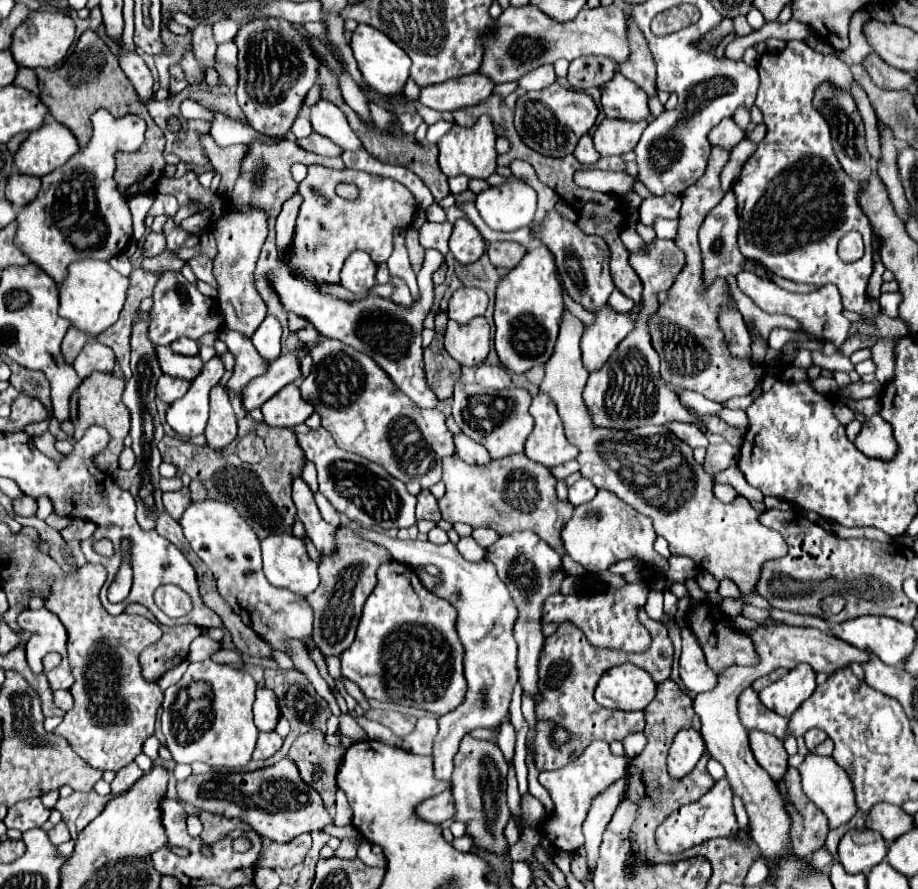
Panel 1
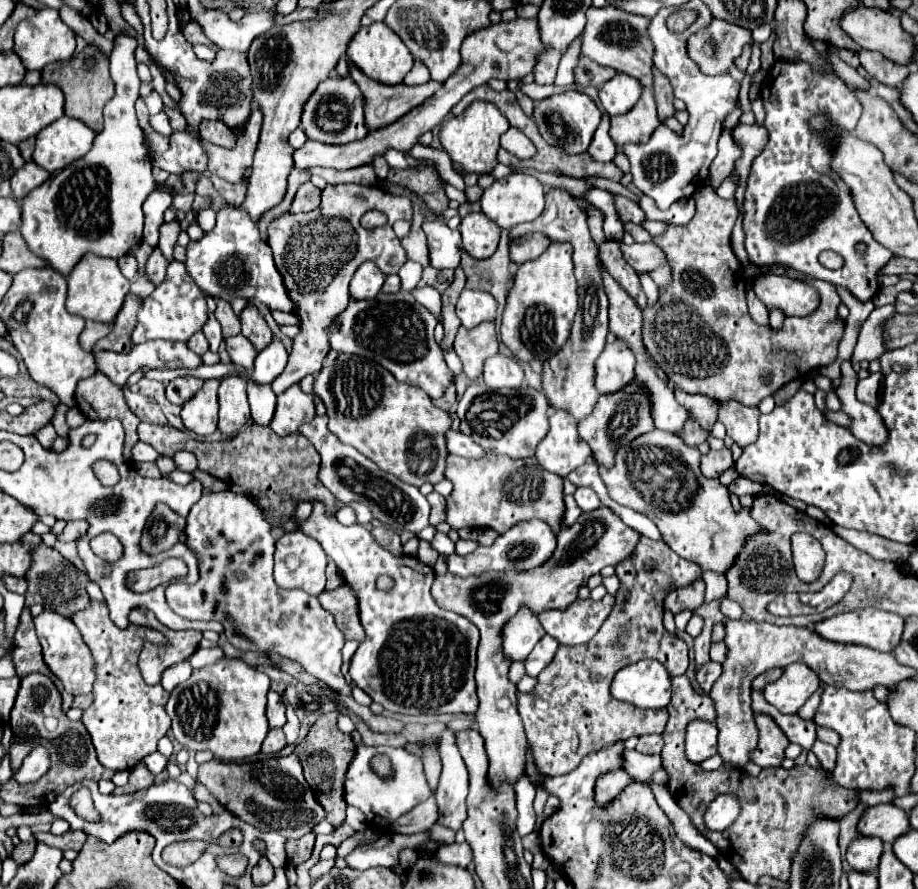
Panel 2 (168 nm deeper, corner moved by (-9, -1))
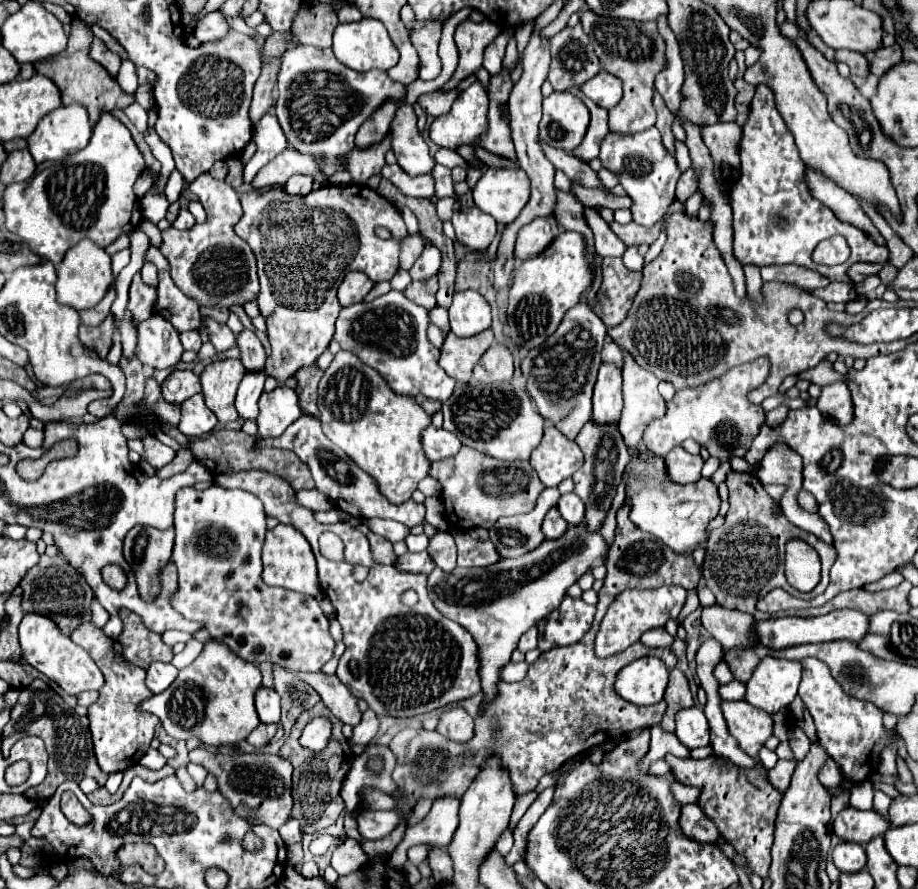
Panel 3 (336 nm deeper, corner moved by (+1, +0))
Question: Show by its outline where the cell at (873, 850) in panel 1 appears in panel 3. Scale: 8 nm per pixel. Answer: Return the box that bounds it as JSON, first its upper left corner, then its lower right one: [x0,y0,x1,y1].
[833,843,865,873]

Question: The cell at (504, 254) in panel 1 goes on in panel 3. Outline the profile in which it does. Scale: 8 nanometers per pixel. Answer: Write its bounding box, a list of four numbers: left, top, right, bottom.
[515,217,559,261]

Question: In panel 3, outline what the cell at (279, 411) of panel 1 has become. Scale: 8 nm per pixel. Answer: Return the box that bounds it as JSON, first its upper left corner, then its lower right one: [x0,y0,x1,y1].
[257,385,301,437]

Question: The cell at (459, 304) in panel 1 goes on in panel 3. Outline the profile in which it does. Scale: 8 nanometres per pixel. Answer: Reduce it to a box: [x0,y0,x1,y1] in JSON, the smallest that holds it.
[449,291,491,337]

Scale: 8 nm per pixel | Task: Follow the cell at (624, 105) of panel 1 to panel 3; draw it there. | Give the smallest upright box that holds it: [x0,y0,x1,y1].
[581,71,623,109]

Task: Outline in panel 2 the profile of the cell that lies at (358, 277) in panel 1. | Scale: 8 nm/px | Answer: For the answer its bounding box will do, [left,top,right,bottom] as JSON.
[349,262,385,300]

